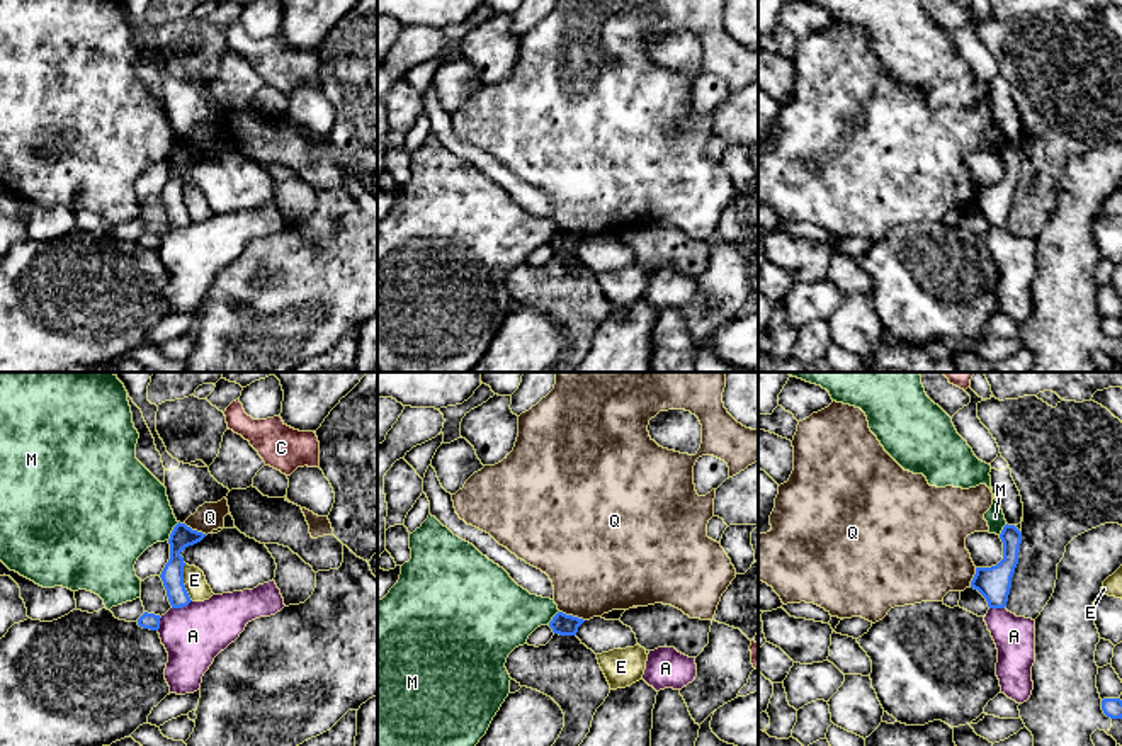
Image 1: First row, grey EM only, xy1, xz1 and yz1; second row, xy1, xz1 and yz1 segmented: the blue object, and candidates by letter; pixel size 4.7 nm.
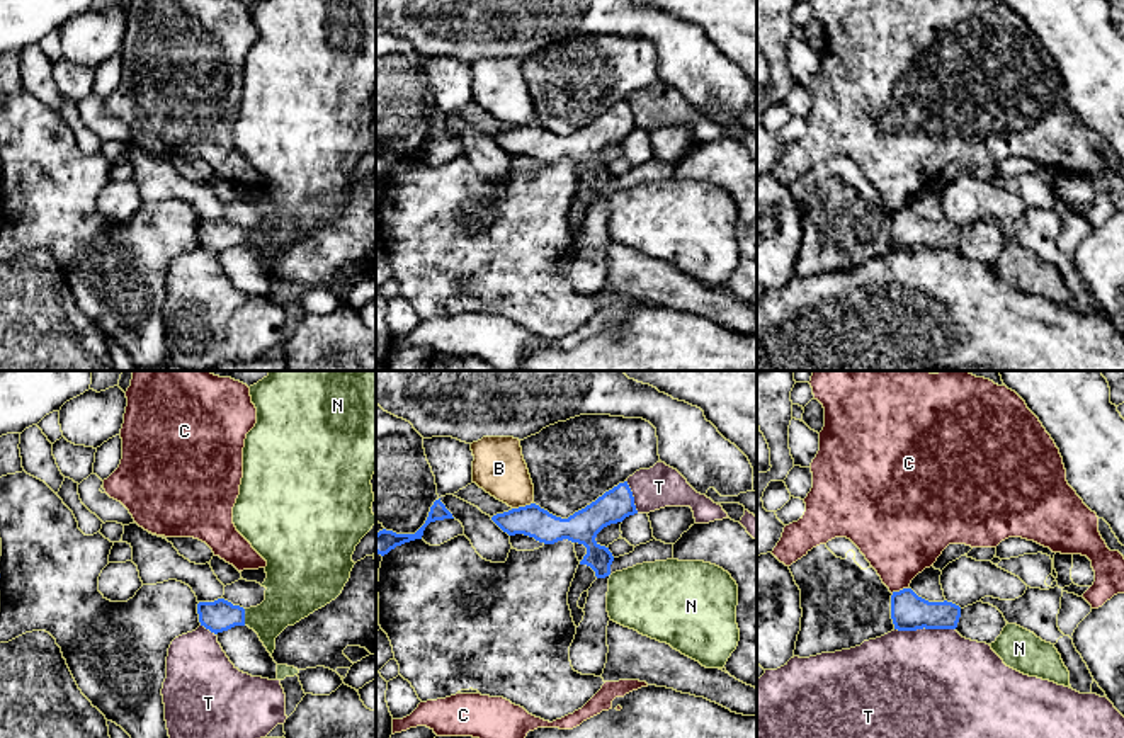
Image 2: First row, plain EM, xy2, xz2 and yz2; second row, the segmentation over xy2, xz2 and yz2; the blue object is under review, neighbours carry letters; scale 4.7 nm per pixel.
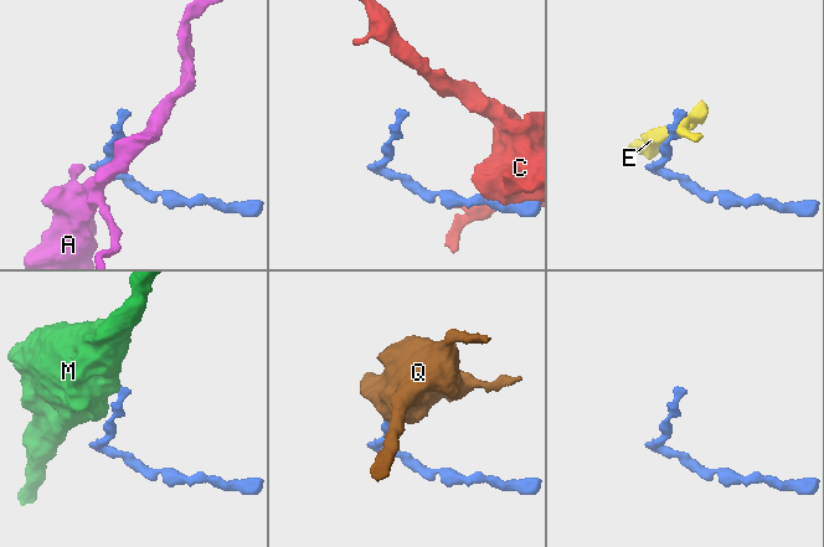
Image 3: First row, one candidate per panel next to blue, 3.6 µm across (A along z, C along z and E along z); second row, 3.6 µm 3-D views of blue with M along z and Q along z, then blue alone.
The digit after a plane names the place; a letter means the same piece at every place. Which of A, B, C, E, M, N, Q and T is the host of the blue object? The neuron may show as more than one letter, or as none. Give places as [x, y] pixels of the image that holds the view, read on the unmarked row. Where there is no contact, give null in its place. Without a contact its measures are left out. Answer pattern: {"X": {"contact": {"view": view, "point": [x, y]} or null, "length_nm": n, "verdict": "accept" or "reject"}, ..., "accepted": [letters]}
{"A": {"contact": {"view": "xy1", "point": [181, 226]}, "length_nm": 100, "verdict": "reject"}, "B": {"contact": {"view": "xz2", "point": [522, 126]}, "length_nm": 110, "verdict": "reject"}, "C": {"contact": {"view": "yz2", "point": [900, 210]}, "length_nm": 80, "verdict": "reject"}, "E": {"contact": {"view": "xy1", "point": [182, 203]}, "length_nm": 180, "verdict": "reject"}, "M": {"contact": {"view": "xy1", "point": [172, 150]}, "length_nm": 110, "verdict": "reject"}, "N": {"contact": {"view": "xy2", "point": [244, 237]}, "length_nm": 80, "verdict": "accept"}, "Q": {"contact": {"view": "xz1", "point": [572, 235]}, "length_nm": 130, "verdict": "reject"}, "T": {"contact": {"view": "yz2", "point": [925, 247]}, "length_nm": 280, "verdict": "reject"}, "accepted": ["N"]}

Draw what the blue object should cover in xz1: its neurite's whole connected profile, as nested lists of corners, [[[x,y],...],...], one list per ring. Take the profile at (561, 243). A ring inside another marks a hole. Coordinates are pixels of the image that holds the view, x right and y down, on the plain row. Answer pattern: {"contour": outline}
{"contour": [[[558,231],[549,241],[549,246],[552,248],[554,253],[559,253],[559,255],[576,255],[578,246],[583,241],[585,241],[583,238]]]}

